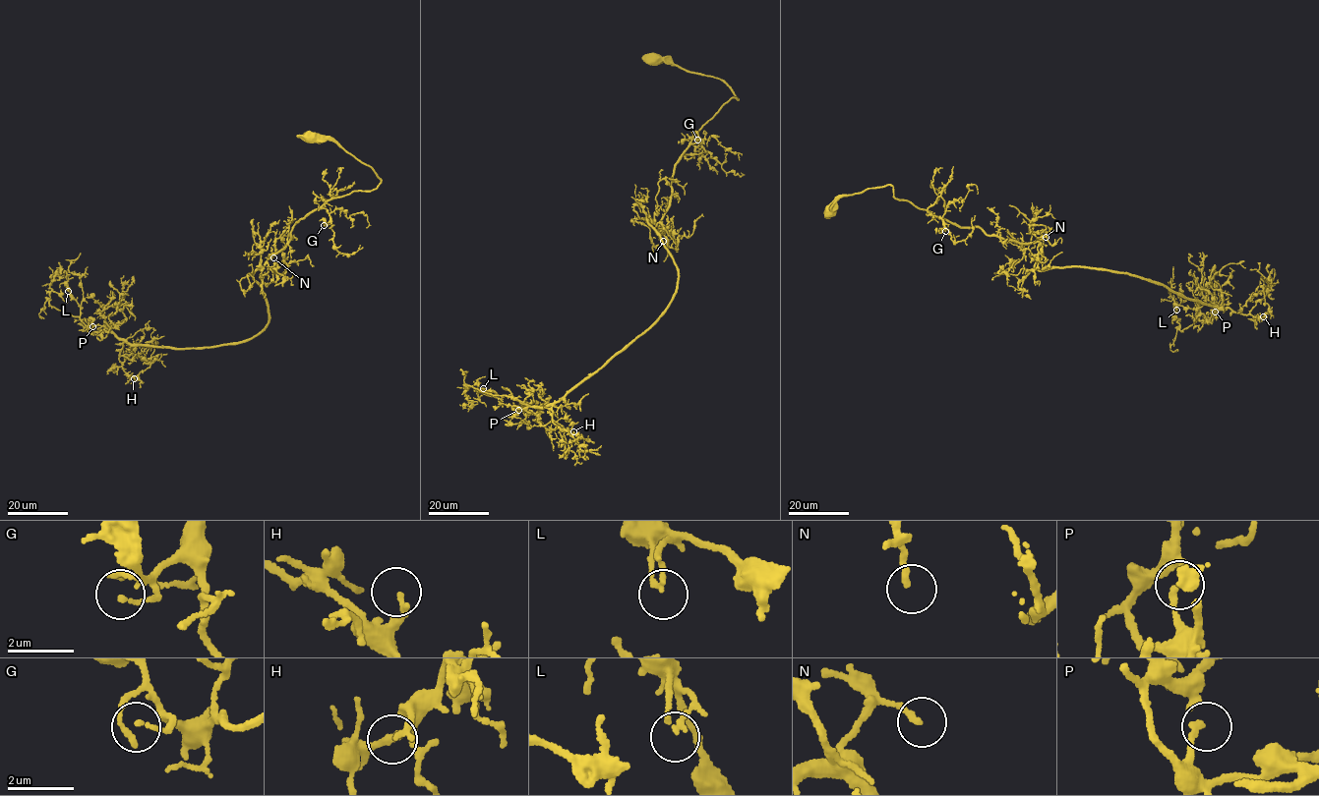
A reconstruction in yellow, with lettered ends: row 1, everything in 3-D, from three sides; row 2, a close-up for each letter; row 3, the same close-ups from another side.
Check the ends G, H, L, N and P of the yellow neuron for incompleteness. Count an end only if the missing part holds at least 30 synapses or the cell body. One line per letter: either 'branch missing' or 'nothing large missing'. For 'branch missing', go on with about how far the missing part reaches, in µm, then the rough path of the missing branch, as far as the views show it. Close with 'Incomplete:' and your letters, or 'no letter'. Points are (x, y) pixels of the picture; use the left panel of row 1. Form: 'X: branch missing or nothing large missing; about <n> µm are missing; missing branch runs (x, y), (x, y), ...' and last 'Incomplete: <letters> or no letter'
G: nothing large missing
H: nothing large missing
L: nothing large missing
N: nothing large missing
P: nothing large missing
Incomplete: no letter

